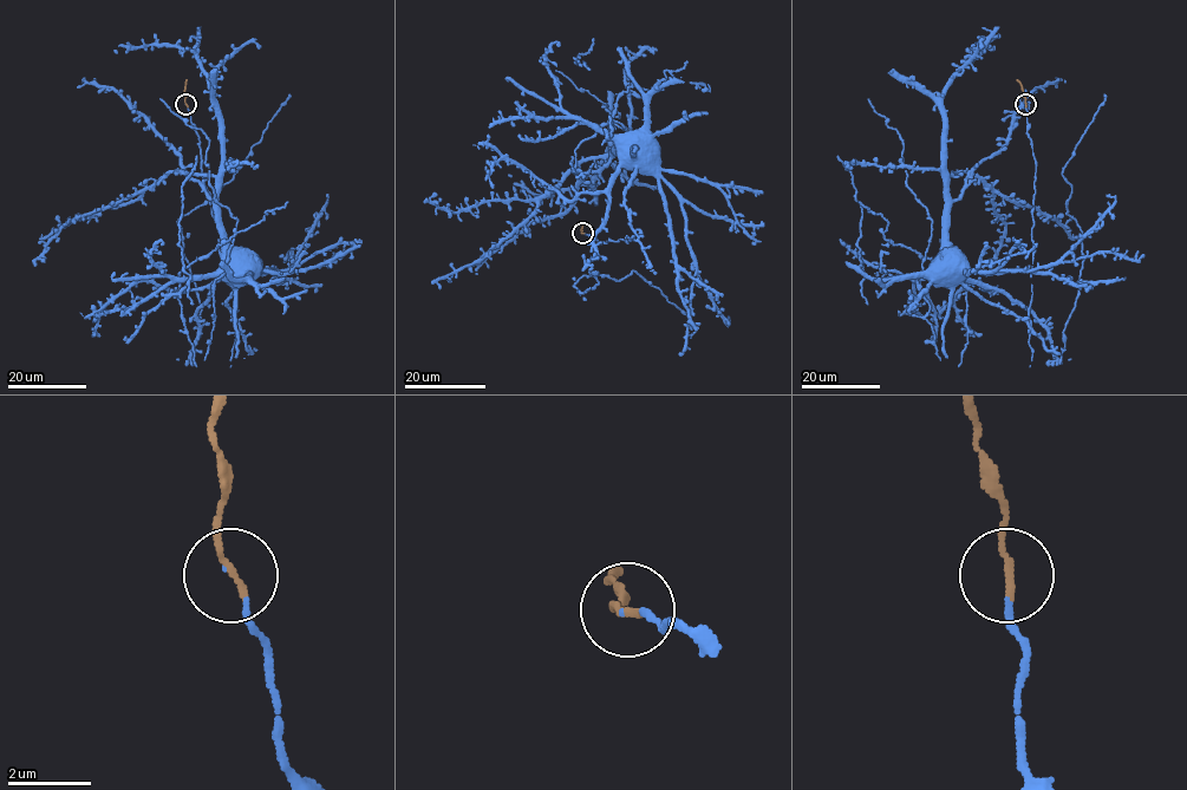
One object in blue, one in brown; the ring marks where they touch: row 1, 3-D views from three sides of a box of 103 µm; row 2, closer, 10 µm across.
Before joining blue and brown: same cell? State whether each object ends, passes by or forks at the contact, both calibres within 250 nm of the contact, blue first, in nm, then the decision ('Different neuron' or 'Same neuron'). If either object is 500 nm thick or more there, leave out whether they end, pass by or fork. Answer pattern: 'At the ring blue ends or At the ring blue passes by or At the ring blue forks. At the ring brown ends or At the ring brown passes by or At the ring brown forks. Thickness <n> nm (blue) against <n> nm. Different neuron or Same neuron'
At the ring blue ends. At the ring brown ends. Thickness 50 nm (blue) against 190 nm. Same neuron

